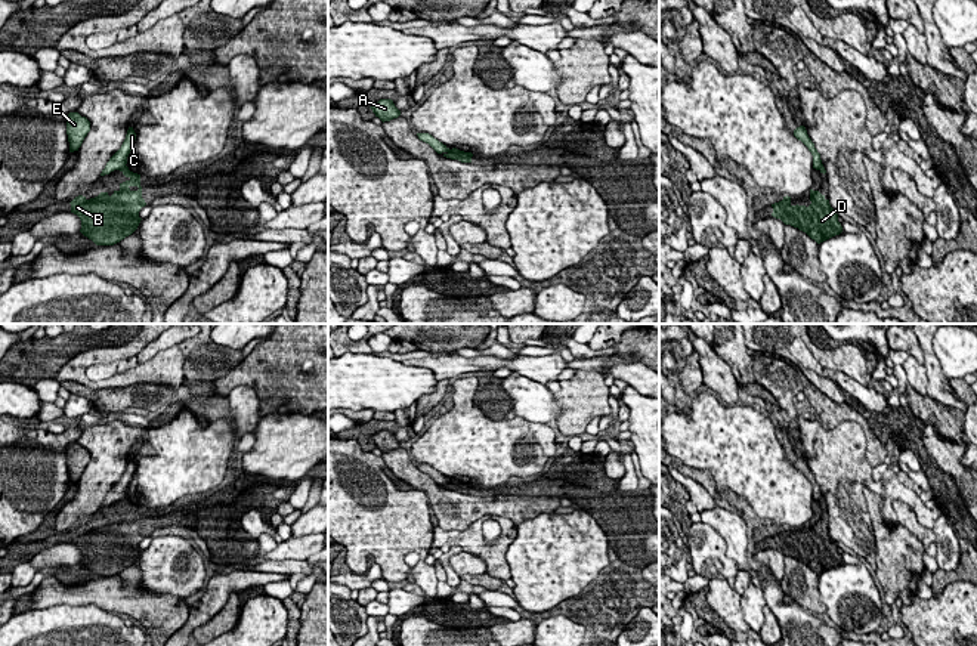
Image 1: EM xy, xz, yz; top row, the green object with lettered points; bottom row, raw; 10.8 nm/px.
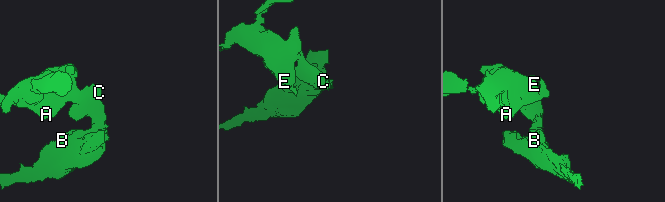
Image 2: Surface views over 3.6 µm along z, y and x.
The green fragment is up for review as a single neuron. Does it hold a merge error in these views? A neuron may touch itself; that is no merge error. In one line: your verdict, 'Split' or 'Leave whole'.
Split

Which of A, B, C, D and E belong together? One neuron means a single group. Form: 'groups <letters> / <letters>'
groups A C E / B D

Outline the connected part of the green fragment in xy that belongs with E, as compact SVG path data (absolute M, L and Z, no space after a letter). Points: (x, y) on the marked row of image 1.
M69 112L67 117L67 135L69 152L78 151L84 137L90 132L90 121L78 112Z

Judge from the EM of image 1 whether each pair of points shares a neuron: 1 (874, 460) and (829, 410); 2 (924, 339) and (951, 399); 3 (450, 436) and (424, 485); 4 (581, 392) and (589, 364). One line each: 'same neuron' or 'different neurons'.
1: same neuron
2: same neuron
3: different neurons
4: different neurons

